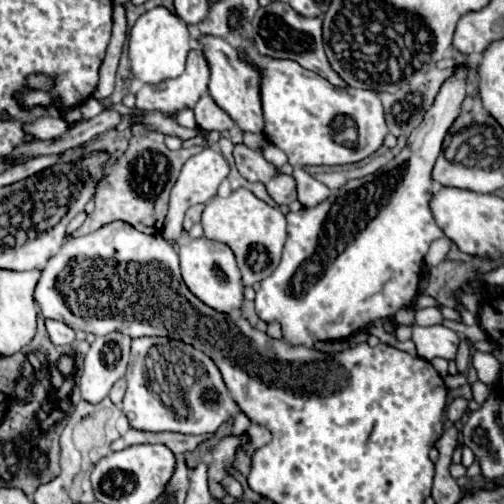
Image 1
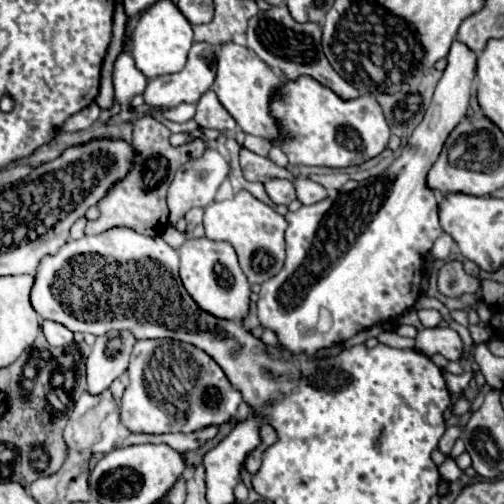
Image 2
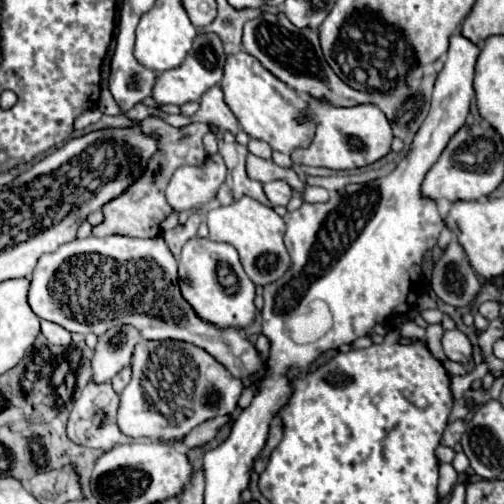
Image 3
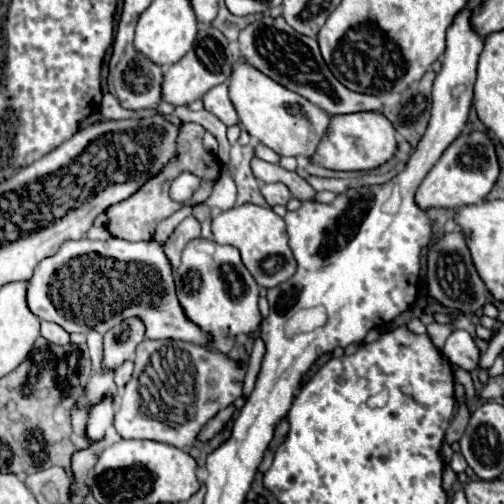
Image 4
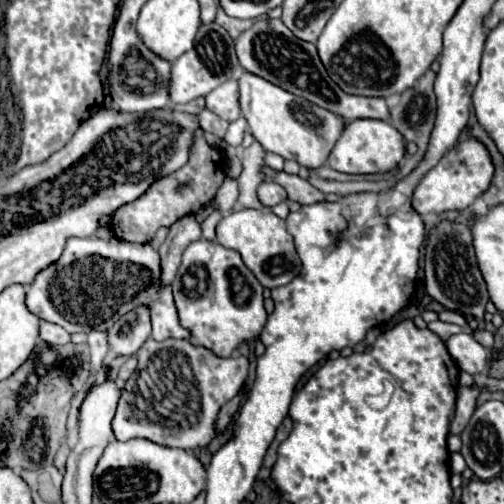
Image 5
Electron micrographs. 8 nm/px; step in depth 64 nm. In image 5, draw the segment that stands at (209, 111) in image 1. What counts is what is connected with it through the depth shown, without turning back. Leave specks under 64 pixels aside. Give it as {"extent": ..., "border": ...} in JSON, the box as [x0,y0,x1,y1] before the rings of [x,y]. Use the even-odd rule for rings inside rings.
{"extent":[206,80,240,122],"border":[[[228,80],[214,88],[206,96],[206,108],[220,118],[232,122],[240,116],[240,100],[238,100],[238,84],[236,80]]]}

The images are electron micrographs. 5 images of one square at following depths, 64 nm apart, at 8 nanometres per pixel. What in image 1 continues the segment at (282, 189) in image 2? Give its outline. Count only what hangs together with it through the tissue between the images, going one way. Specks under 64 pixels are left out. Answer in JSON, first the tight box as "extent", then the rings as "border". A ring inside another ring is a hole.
{"extent":[266,174,296,204],"border":[[[280,174],[266,182],[266,190],[276,204],[290,204],[296,200],[296,184],[288,174]]]}

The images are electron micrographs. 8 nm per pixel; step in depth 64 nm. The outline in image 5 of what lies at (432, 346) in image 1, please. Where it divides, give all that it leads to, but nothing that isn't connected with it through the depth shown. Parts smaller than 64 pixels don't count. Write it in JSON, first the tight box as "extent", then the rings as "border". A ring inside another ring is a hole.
{"extent":[446,332,488,374],"border":[[[460,332],[446,340],[446,348],[450,356],[458,362],[458,366],[468,374],[482,374],[488,366],[488,350],[478,344],[470,334]]]}

